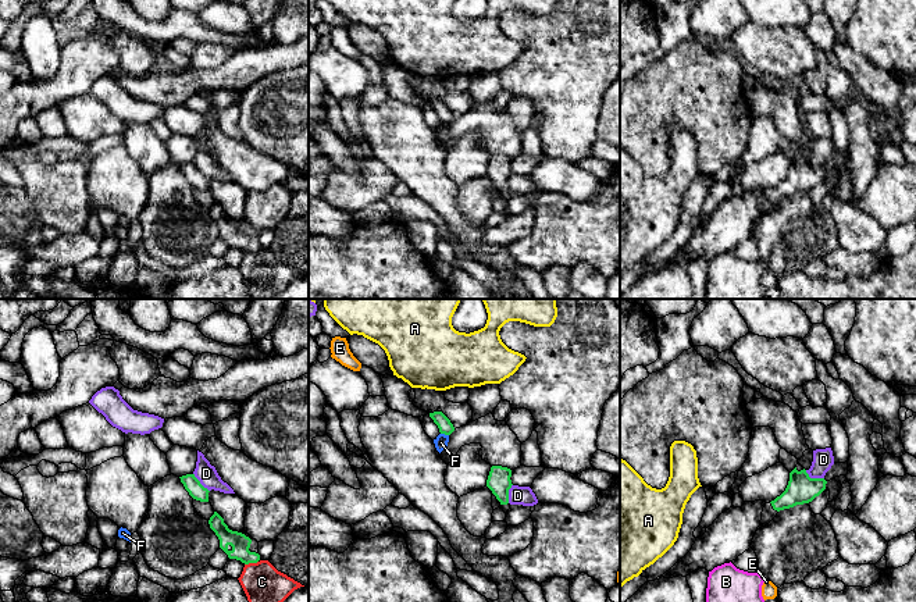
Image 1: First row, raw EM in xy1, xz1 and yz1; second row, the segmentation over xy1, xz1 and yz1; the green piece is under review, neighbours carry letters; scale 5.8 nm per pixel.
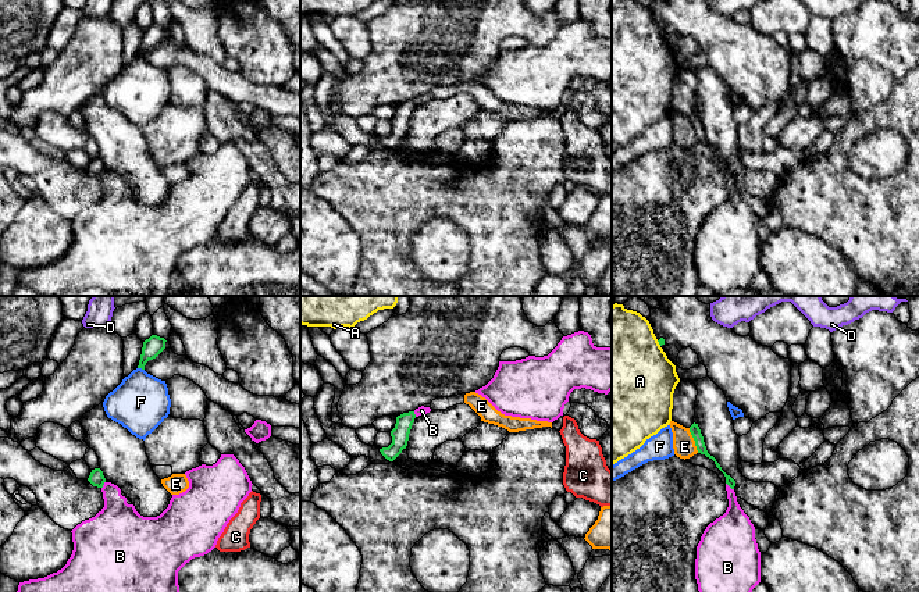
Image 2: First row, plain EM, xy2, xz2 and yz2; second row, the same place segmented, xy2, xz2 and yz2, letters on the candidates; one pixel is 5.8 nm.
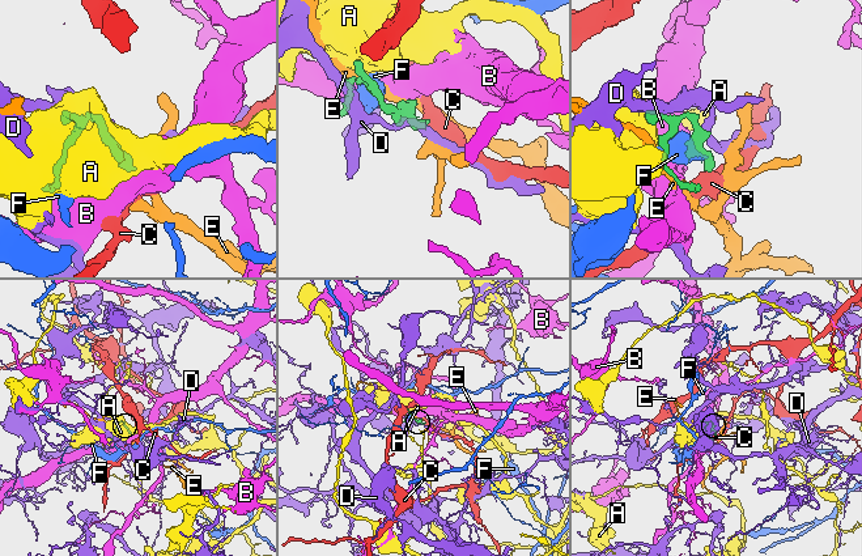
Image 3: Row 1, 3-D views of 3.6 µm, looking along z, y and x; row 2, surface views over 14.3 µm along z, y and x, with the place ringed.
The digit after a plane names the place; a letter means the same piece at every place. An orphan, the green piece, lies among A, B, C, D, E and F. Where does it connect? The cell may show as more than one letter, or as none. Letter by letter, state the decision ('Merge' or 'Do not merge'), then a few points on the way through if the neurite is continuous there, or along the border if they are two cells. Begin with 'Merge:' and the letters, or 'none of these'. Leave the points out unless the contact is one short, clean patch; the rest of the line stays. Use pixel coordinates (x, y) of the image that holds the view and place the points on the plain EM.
Merge: none of these
A: Do not merge
B: Do not merge. Boundary: yz2 (726, 171), (733, 178)
C: Do not merge. Boundary: xy1 (257, 249), (245, 253)
D: Do not merge. Boundary: yz1 (805, 159), (811, 166), (823, 167)
E: Do not merge. Boundary: yz2 (688, 117), (698, 141)
F: Do not merge. Boundary: xz1 (441, 121), (448, 124)

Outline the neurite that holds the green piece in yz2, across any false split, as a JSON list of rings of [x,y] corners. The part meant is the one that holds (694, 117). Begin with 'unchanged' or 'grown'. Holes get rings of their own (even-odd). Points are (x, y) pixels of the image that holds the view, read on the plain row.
unchanged | [[[694,111],[694,113],[690,115],[690,121],[691,121],[691,124],[692,124],[694,129],[695,129],[695,135],[697,135],[698,142],[705,143],[706,146],[712,147],[712,149],[715,150],[716,156],[724,163],[724,165],[726,165],[726,172],[727,172],[731,178],[734,178],[735,170],[734,170],[730,164],[727,164],[727,163],[722,158],[722,156],[720,156],[720,153],[716,150],[716,147],[708,142],[706,135],[705,135],[705,131],[704,131],[704,125],[702,125],[702,122],[701,122],[701,118],[699,118],[698,113]]]

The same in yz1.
grown | [[[795,156],[785,179],[764,193],[758,218],[769,213],[780,199],[812,190],[826,178],[826,172],[824,167],[810,167],[805,157],[798,160]]]

